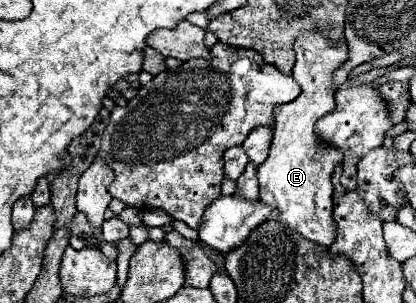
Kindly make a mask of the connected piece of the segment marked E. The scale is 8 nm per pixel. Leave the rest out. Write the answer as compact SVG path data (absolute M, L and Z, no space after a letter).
M307 32L299 36L293 46L297 54L293 78L301 84L301 94L293 102L277 106L271 150L267 160L257 168L261 188L259 200L279 210L279 220L283 224L297 230L307 240L329 248L335 238L331 174L343 156L339 148L325 144L315 134L315 122L335 108L335 92L331 90L333 72L349 58L349 50L345 40L333 42L323 32Z

